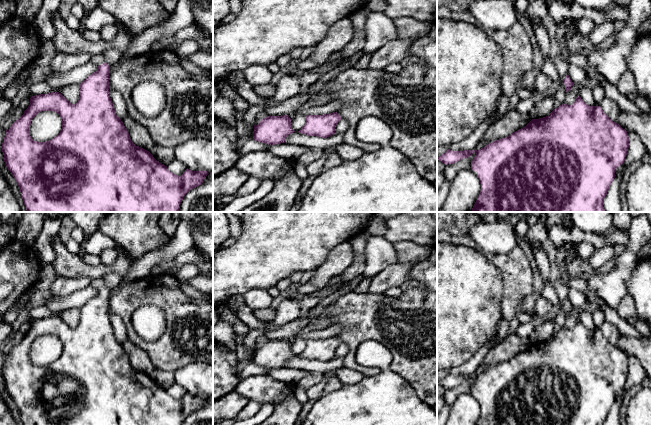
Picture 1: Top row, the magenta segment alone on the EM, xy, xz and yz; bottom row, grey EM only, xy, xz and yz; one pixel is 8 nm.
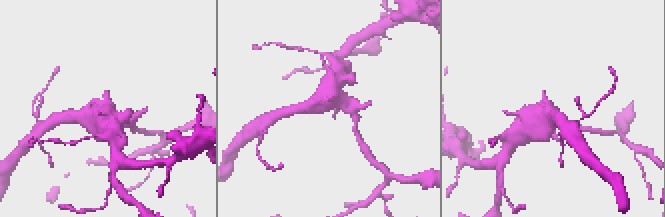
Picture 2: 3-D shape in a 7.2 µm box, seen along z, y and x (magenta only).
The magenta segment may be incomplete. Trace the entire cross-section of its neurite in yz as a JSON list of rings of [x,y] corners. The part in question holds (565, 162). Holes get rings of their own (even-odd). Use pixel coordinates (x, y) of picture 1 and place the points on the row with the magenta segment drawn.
[[[578,96],[572,105],[562,104],[549,116],[532,119],[508,137],[479,150],[448,149],[437,160],[453,164],[476,153],[471,170],[477,172],[481,191],[471,212],[606,212],[603,200],[616,169],[625,161],[628,148],[627,131],[613,122],[600,106],[589,106]]]

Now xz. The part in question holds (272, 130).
[[[288,115],[267,116],[254,125],[253,139],[270,145],[285,143],[285,138],[296,132],[291,127],[291,121]]]

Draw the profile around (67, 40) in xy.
[[[58,11],[54,13],[51,21],[55,28],[55,35],[51,41],[58,52],[97,55],[111,48],[111,43],[107,41],[100,39],[98,42],[91,42],[85,39],[79,30],[73,30],[65,23]]]

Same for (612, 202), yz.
[[[623,173],[615,176],[603,200],[603,207],[606,212],[622,212],[622,201],[619,192],[622,177]]]

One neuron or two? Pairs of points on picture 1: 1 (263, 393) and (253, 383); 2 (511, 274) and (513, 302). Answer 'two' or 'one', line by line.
1: one
2: one

